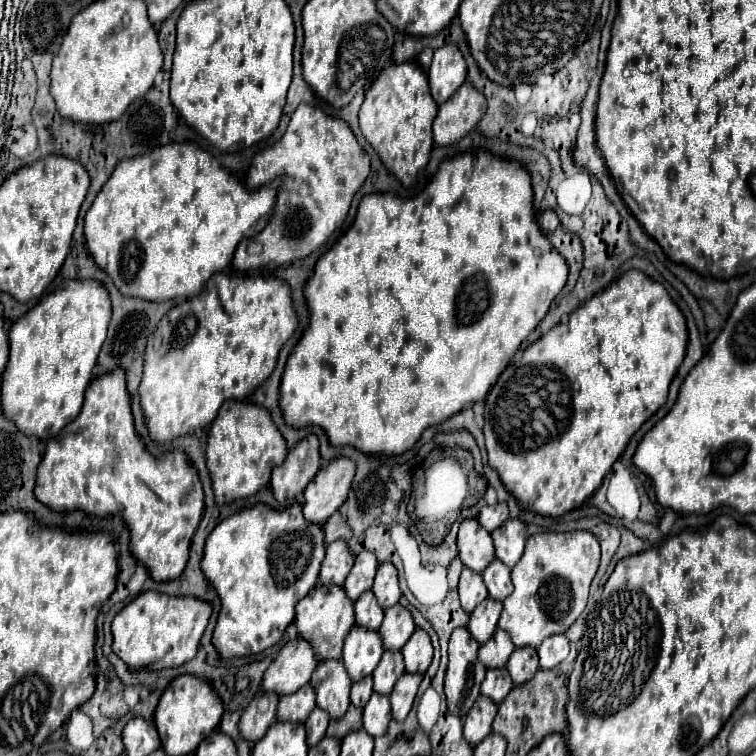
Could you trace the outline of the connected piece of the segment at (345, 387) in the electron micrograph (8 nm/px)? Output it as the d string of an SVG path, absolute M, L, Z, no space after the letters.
M476 150L446 158L438 166L438 172L430 180L430 184L416 198L406 200L394 192L368 194L362 198L354 224L334 244L334 248L318 258L314 274L304 290L312 314L310 326L290 354L280 384L280 406L290 426L316 424L326 430L332 446L348 444L364 454L404 454L416 444L424 428L442 424L446 418L460 412L466 404L484 400L502 370L510 364L522 340L546 316L550 302L558 296L568 278L566 260L558 254L558 250L554 250L554 246L550 246L546 234L534 218L534 192L530 180L532 178L528 170L520 162L494 156L490 150Z

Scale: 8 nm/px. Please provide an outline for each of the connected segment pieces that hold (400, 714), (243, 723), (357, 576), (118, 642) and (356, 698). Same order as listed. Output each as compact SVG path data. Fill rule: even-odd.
M404 674L392 694L390 694L390 702L392 702L392 716L396 720L402 720L406 718L406 714L410 712L412 704L414 704L414 698L418 694L418 688L420 688L420 682L422 682L422 674Z
M266 692L266 694L256 696L248 704L246 712L240 718L238 728L242 730L242 738L246 738L250 742L260 740L266 734L268 726L276 720L276 704L278 704L278 696L274 692ZM260 700L262 700L262 704L260 704Z
M360 552L356 556L356 562L344 582L344 590L346 594L356 600L362 592L370 590L372 588L372 582L374 582L374 576L376 576L376 570L378 570L378 560L372 552Z
M142 592L128 606L124 606L112 620L112 634L114 634L112 650L132 670L142 666L148 666L150 670L180 666L182 662L188 662L190 658L196 656L210 614L212 604L200 598Z
M362 678L362 680L358 680L358 682L352 684L350 700L352 700L354 706L364 708L366 702L368 702L368 698L372 696L372 692L374 692L374 688L372 688L372 678Z

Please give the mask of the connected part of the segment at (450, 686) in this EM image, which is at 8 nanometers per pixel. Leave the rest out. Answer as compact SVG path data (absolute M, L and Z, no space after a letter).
M466 628L454 630L448 648L448 670L444 678L448 712L464 718L480 696L482 664L476 658L478 642Z

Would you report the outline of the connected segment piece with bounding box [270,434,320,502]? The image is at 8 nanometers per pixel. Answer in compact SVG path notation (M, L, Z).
M314 434L306 436L296 444L294 450L288 452L286 462L272 470L272 492L278 502L292 500L298 492L306 488L306 484L314 478L320 468L318 454L318 438Z

